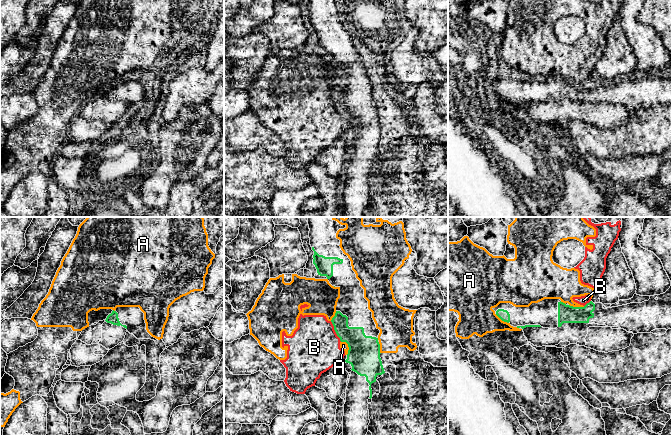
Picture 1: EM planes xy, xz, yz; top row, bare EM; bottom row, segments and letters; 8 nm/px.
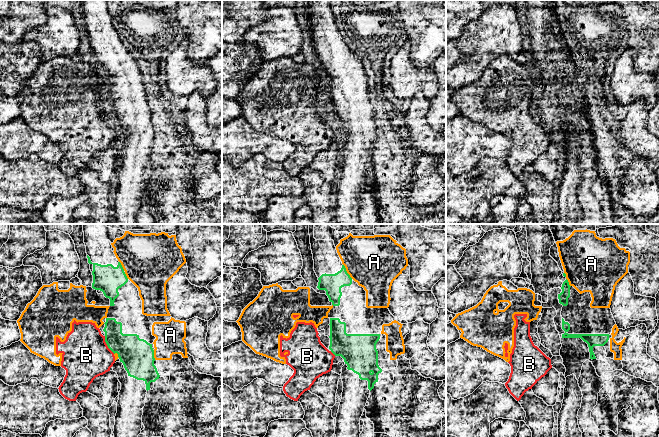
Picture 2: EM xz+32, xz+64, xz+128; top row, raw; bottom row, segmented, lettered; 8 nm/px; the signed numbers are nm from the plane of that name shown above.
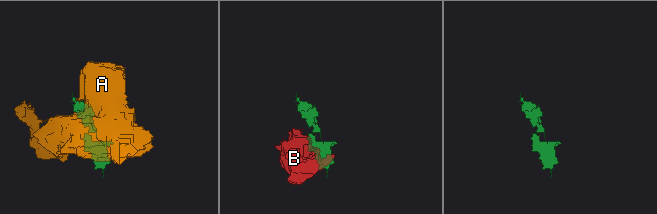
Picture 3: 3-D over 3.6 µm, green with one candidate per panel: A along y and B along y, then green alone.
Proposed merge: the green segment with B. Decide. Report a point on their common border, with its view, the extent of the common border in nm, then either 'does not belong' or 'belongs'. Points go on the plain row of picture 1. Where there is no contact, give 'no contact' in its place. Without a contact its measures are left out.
meets green in xz at (335, 107); contact 190 nm long; does not belong

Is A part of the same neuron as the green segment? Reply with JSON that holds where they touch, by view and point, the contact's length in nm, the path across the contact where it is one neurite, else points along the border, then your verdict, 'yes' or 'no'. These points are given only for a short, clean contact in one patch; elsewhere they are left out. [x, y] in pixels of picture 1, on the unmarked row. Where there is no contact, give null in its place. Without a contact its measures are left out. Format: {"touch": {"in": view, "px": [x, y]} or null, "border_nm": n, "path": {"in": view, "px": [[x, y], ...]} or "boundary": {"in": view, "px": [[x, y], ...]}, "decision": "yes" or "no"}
{"touch": {"in": "xz", "px": [348, 122]}, "border_nm": 120, "decision": "no"}

